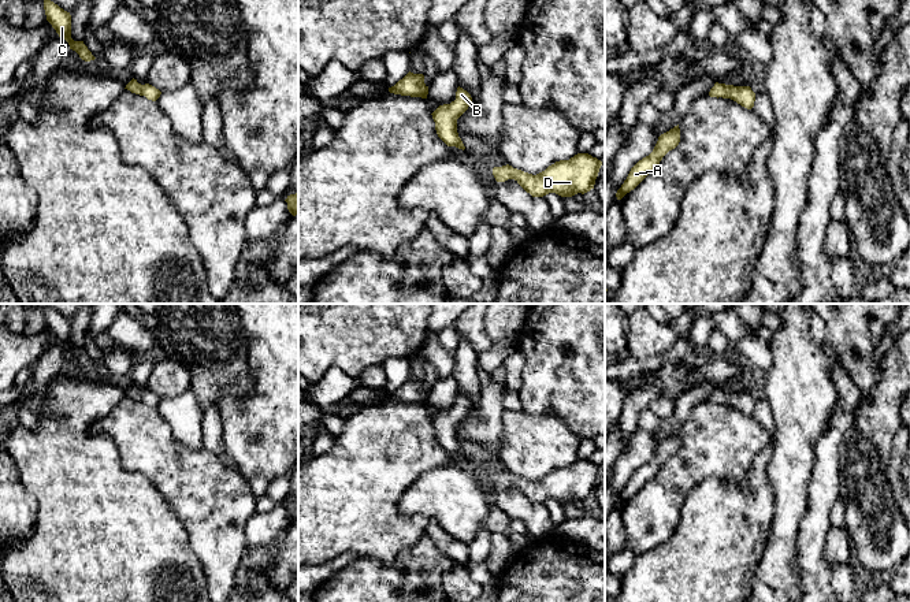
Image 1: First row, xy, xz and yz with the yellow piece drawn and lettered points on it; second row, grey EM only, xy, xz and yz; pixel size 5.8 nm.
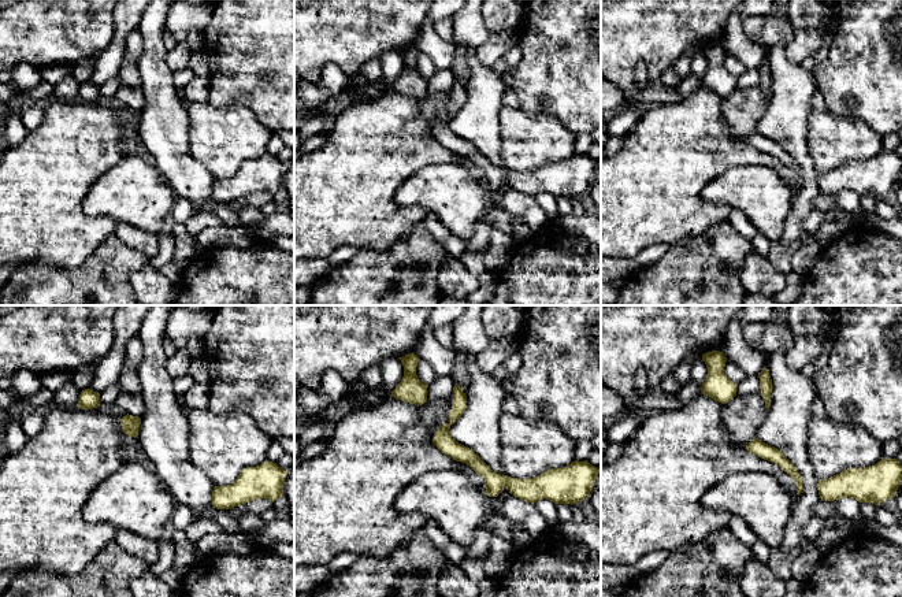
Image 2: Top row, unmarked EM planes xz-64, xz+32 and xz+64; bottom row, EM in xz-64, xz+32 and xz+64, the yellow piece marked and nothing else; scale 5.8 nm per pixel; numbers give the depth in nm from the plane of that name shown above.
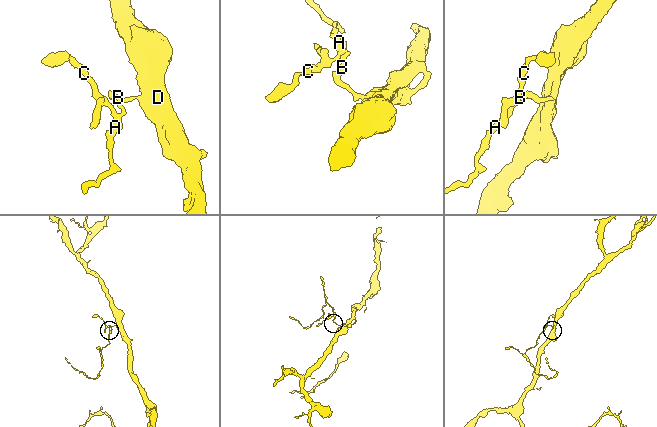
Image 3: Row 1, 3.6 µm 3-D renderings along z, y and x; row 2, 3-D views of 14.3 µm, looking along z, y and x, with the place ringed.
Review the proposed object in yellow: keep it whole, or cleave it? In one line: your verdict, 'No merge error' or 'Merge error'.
No merge error

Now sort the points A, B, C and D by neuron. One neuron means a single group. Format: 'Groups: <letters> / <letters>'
Groups: A B C D

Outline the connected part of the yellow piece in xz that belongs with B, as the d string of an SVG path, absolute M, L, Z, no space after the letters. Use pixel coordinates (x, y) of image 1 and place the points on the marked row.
M457 88L456 100L450 104L439 105L431 115L435 122L438 137L447 145L465 149L457 133L457 119L472 103L471 94L463 88Z

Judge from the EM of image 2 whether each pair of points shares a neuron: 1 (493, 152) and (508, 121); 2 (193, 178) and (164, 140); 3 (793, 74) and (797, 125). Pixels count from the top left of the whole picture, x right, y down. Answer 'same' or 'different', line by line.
1: different
2: same
3: same

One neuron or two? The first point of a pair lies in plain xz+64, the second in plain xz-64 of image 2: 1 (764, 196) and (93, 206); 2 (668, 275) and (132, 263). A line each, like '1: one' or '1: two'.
1: one
2: one

